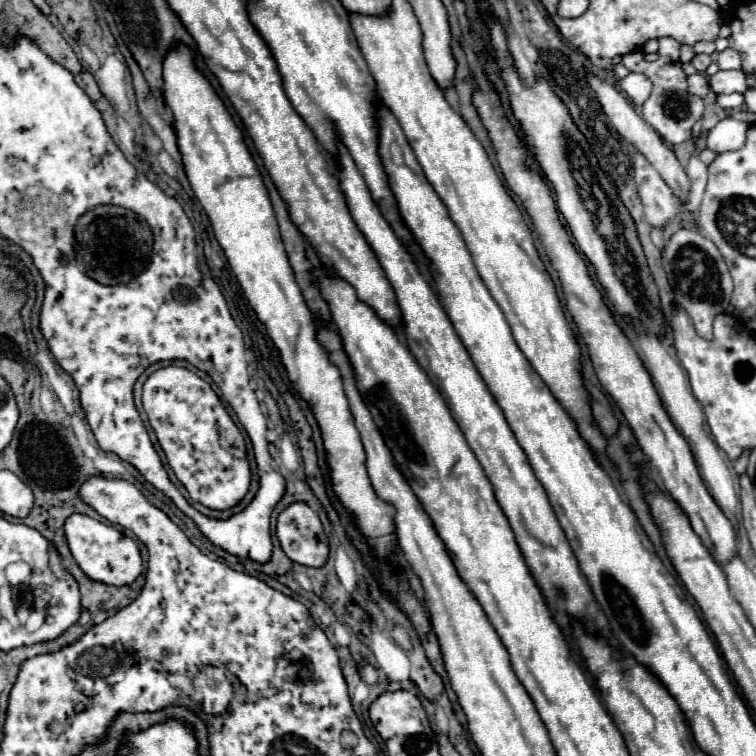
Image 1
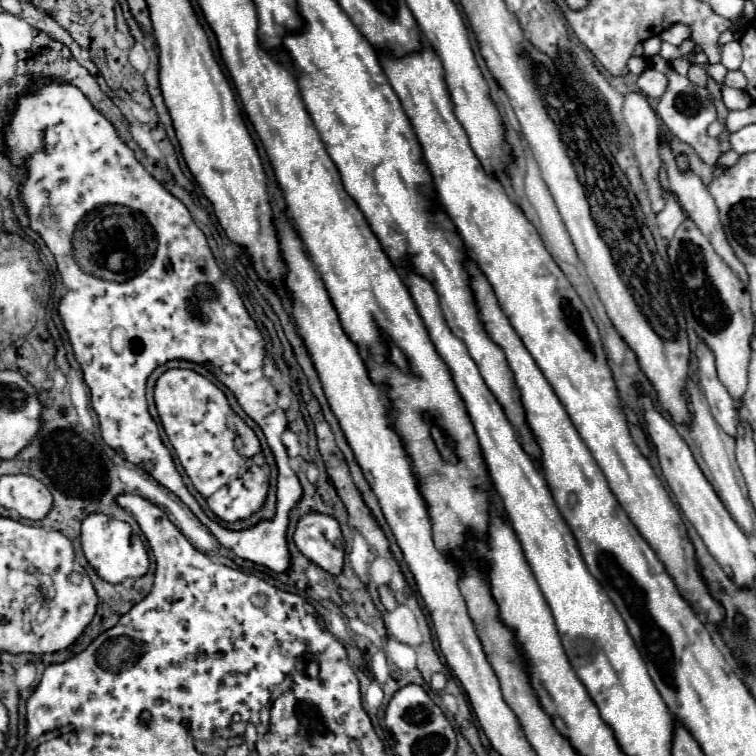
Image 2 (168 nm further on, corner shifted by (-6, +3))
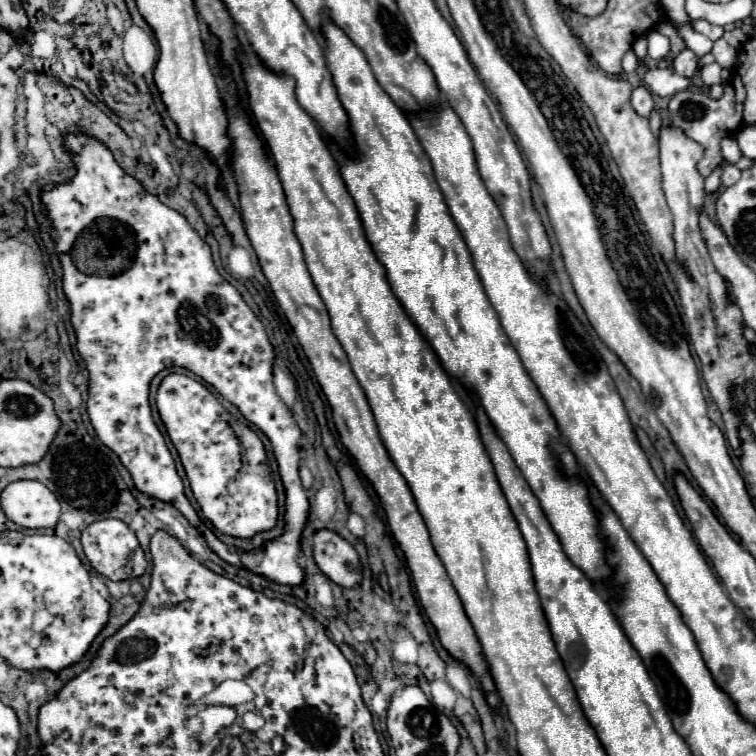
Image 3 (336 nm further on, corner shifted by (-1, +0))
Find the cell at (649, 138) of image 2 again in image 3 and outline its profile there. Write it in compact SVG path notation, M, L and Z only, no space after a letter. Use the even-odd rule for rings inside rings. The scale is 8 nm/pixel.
M639 86L633 90L631 94L631 106L633 110L641 116L641 118L649 118L651 110L653 110L653 98L651 92L645 86Z

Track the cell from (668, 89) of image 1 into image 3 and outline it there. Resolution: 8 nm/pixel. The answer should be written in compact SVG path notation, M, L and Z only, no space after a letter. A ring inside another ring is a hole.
M737 76L737 88L729 82L723 82L723 88L725 88L725 94L721 100L713 100L701 92L695 92L695 90L681 90L669 98L669 106L667 106L669 124L673 128L679 128L687 138L695 140L697 144L701 144L705 148L705 154L697 164L697 170L701 176L709 176L711 170L723 162L719 140L725 136L731 136L733 132L739 132L741 124L743 124L745 90L743 90L739 76Z

